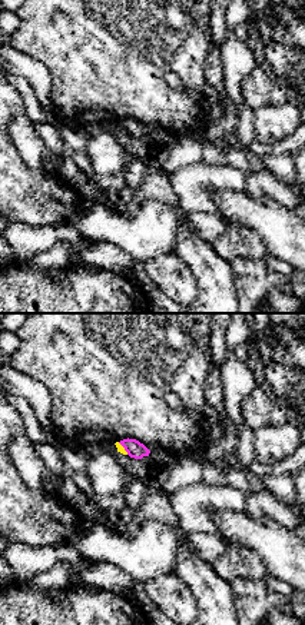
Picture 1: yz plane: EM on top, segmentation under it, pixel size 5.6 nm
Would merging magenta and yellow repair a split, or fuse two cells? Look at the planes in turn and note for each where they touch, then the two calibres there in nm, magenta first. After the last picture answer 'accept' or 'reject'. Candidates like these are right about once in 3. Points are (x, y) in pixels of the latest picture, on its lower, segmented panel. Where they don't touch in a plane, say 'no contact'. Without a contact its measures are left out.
contact (123, 446); calibres 100 and 40 nm

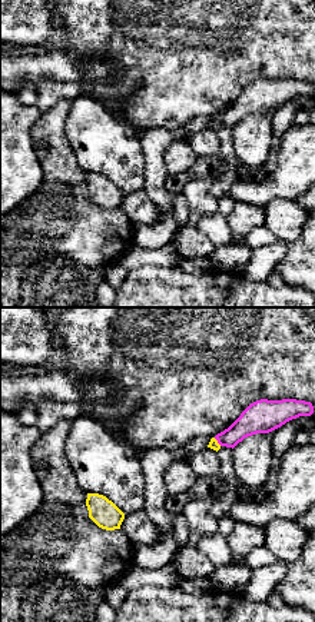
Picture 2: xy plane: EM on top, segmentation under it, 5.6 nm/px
contact (218, 442); calibres 160 and 50 nm

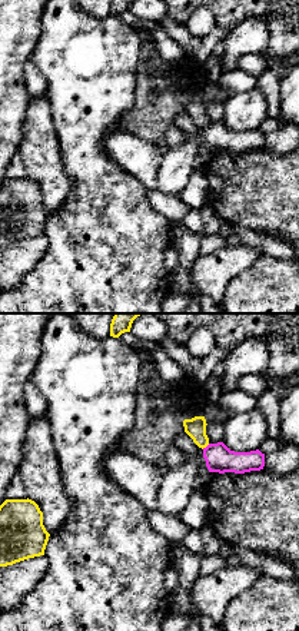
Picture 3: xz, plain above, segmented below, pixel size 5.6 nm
contact (206, 447); calibres 160 and 110 nm

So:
reject

